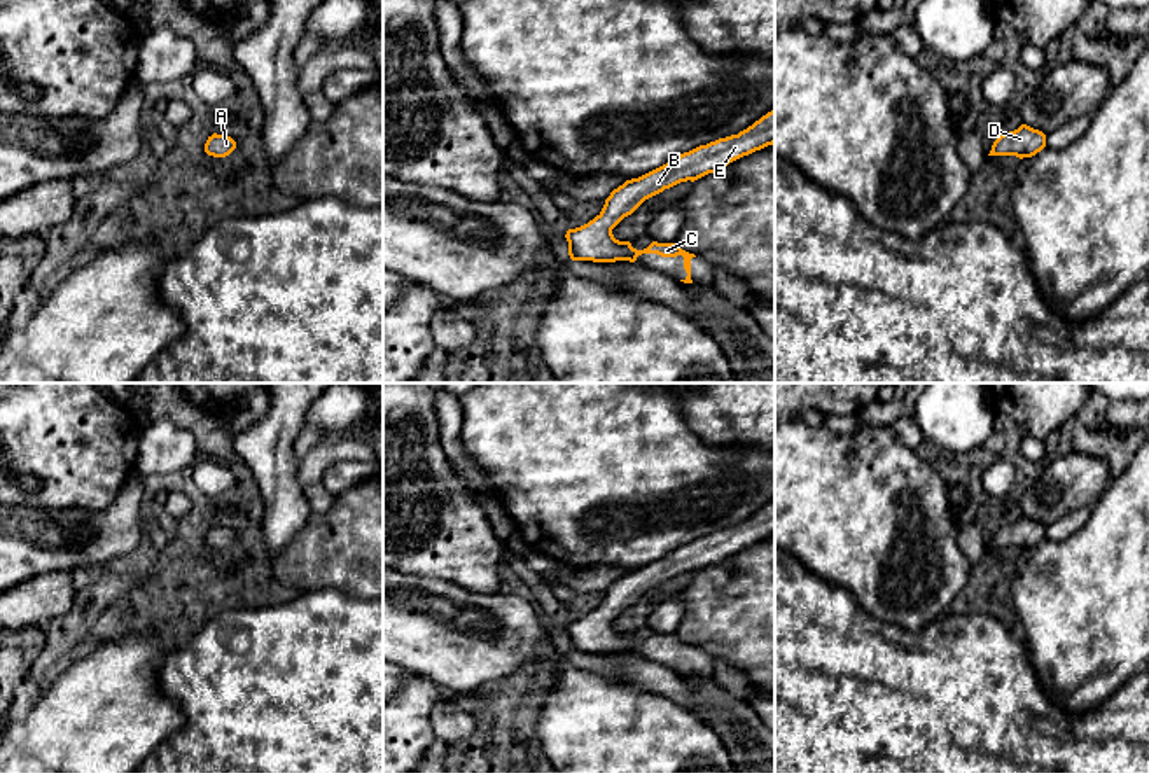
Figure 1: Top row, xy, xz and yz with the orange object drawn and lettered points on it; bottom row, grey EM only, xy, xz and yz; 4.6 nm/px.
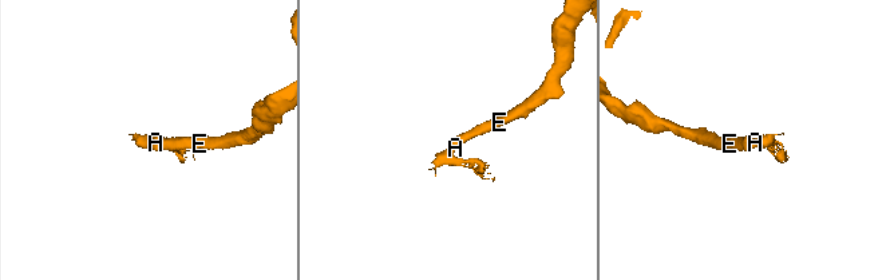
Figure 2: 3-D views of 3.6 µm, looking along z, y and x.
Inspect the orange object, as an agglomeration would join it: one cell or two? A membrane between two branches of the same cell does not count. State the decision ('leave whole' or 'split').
leave whole

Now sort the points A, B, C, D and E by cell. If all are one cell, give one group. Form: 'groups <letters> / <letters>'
groups A B C D E

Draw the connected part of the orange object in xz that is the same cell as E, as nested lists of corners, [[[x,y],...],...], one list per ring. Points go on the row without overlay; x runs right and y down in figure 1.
[[[775,500],[738,526],[719,530],[677,547],[666,556],[626,572],[605,591],[602,603],[588,616],[568,621],[568,647],[572,652],[593,654],[635,654],[642,645],[661,649],[684,649],[687,668],[680,673],[693,675],[691,651],[696,649],[682,642],[677,635],[652,633],[647,640],[637,642],[630,633],[614,630],[612,621],[631,607],[645,591],[670,581],[680,574],[694,574],[708,565],[726,560],[729,554],[775,535]]]

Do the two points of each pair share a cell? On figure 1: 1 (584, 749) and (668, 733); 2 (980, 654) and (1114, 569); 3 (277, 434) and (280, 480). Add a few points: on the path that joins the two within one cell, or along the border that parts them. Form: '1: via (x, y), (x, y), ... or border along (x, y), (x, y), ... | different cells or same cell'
1: via (605, 749), (647, 749) | same cell
2: border along (1016, 630), (1034, 668) | different cells
3: via (277, 445), (277, 469) | same cell

